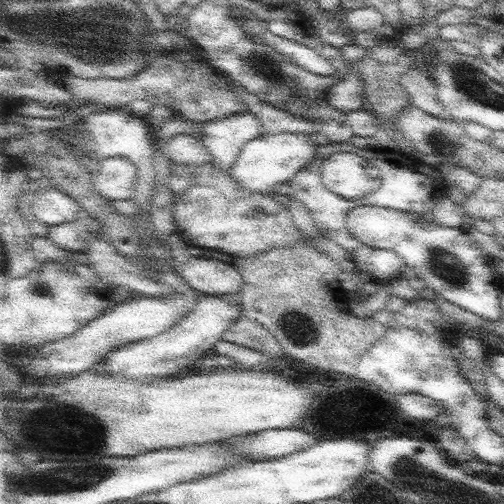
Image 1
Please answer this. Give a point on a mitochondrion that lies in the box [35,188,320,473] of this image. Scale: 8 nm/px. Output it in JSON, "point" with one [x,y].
{"point":[84,433]}

